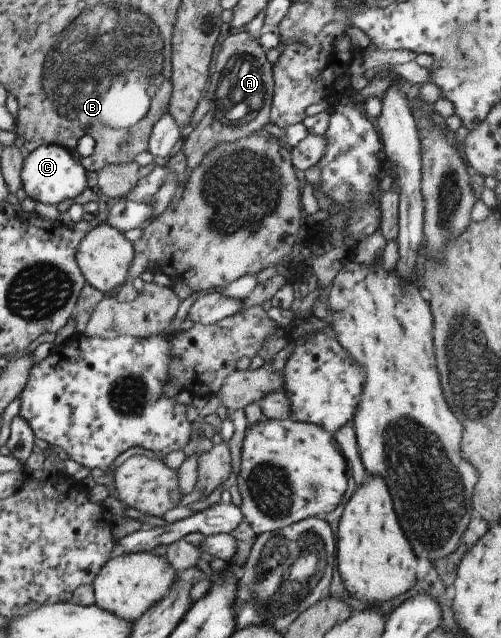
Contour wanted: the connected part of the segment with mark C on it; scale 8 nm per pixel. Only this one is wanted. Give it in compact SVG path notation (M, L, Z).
M39 145L35 150L22 160L20 170L21 186L26 196L31 198L35 203L43 203L46 205L56 205L65 198L75 198L85 188L85 170L79 162L80 157L75 153L64 149L59 145Z

